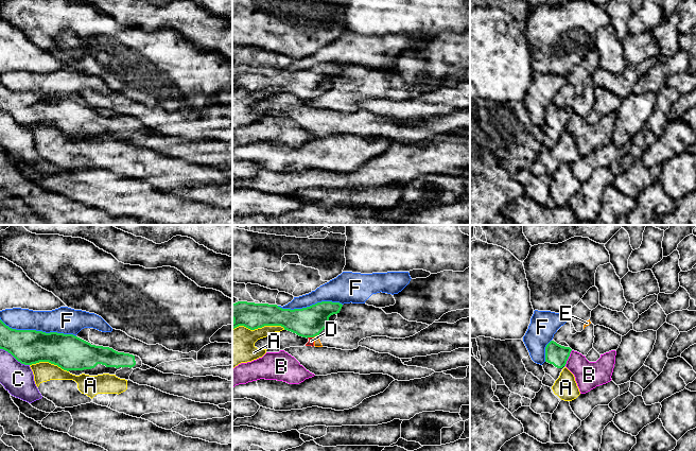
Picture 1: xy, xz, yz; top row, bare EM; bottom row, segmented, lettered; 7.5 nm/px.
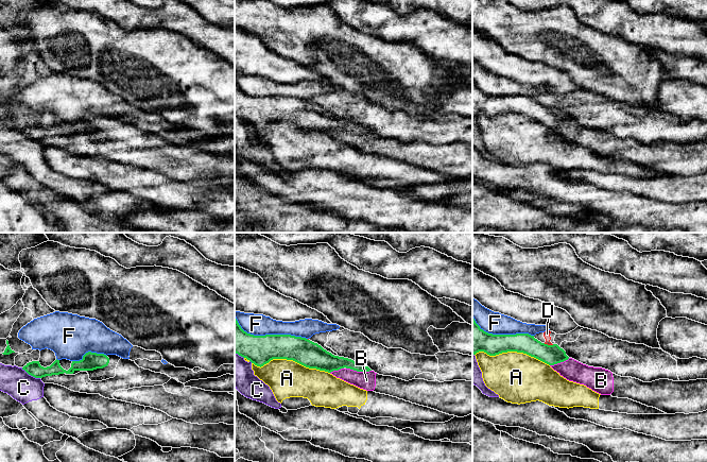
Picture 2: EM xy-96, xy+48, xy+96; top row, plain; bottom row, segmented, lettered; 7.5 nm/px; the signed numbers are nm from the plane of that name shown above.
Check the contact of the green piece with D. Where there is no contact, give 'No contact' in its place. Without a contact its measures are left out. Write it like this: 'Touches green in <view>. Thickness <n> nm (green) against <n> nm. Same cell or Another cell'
Touches green in xz. Thickness 220 nm (green) against 50 nm. Another cell

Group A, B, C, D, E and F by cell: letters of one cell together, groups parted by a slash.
A / B / C / D E / F

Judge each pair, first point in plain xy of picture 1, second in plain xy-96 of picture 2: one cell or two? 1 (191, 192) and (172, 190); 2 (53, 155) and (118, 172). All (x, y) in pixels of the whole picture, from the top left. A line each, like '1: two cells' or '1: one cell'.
1: one cell
2: one cell

